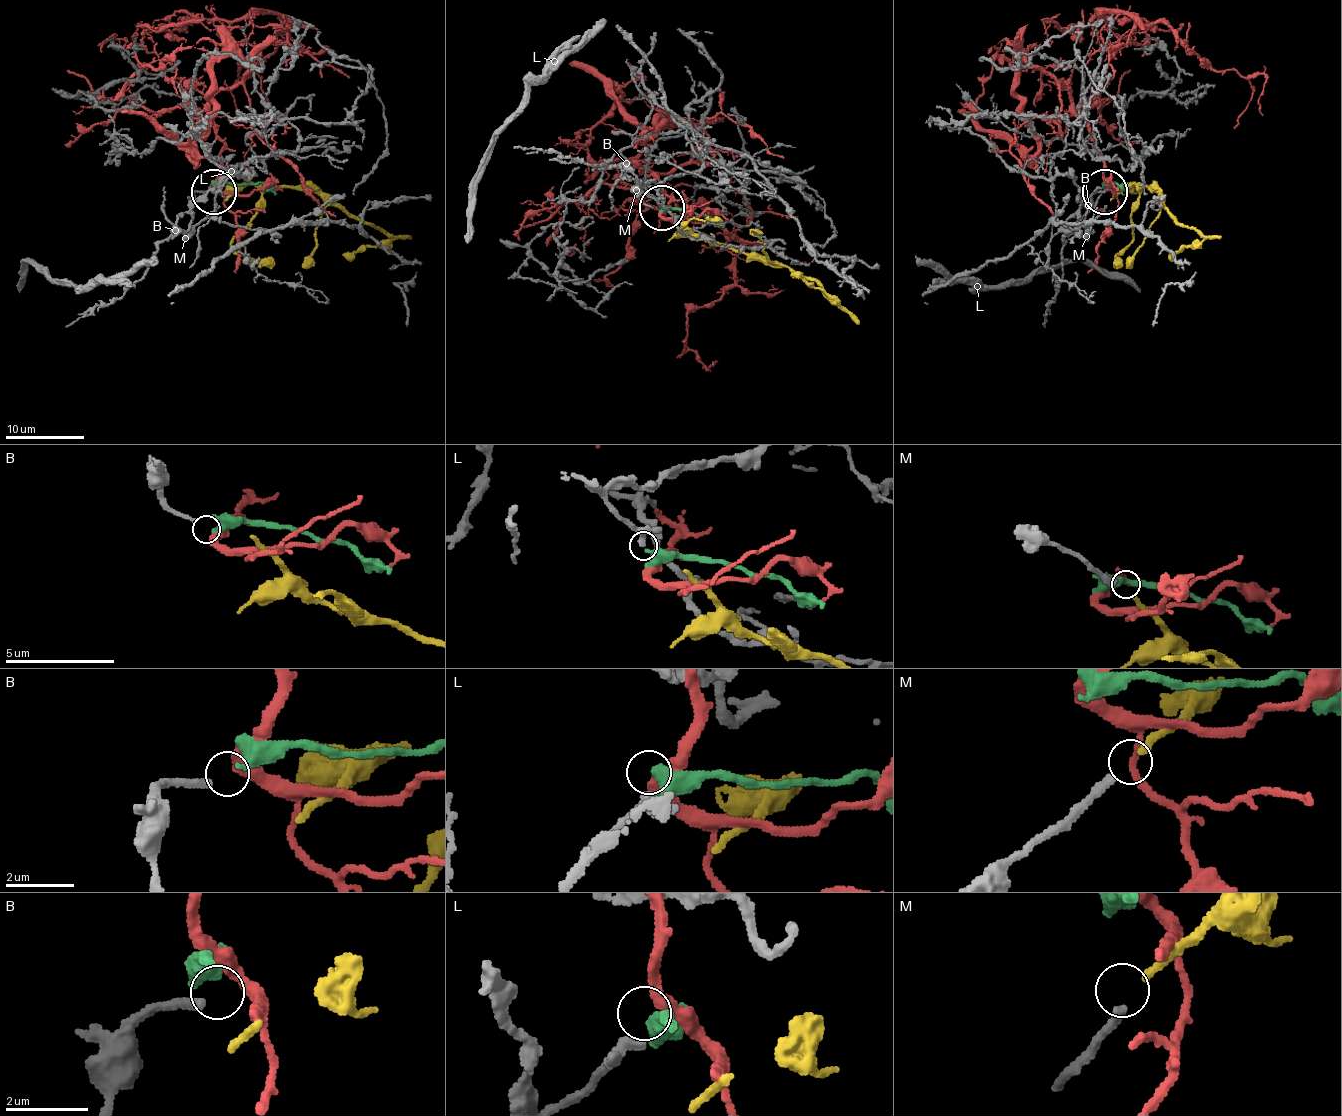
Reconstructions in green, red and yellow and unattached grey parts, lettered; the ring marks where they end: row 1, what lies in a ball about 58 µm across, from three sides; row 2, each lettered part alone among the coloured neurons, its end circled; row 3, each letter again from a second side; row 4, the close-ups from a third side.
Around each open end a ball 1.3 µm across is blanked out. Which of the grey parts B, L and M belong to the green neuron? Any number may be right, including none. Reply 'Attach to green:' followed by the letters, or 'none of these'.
Attach to green: none of these

